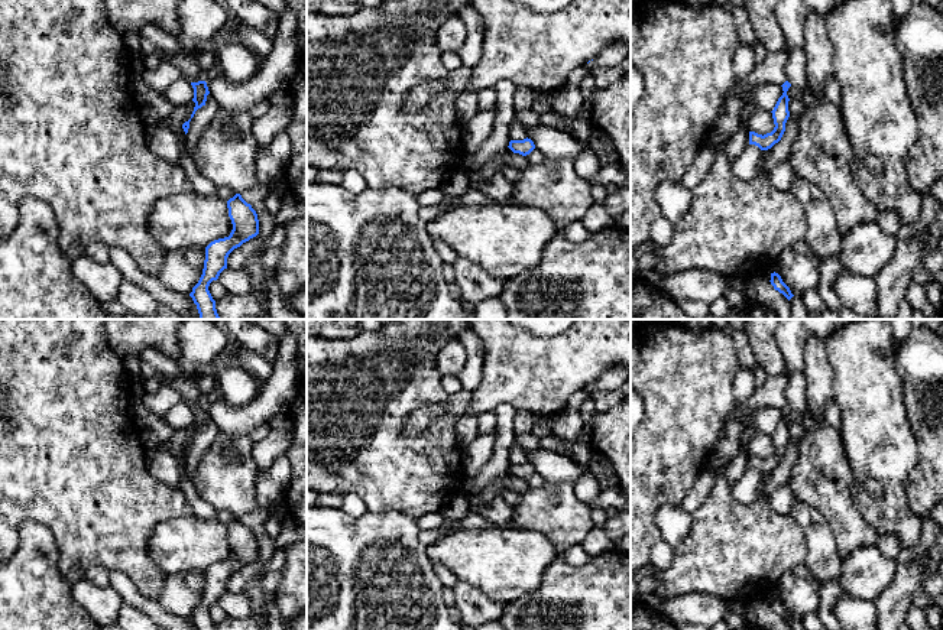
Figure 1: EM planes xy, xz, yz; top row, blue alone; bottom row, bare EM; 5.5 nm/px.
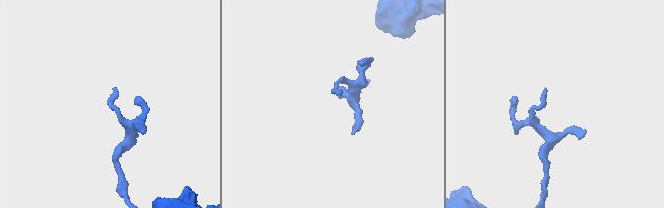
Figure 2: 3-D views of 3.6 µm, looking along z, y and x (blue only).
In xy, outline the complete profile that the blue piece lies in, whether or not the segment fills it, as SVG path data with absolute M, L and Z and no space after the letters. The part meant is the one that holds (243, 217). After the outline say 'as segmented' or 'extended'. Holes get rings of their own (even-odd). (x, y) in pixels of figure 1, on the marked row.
M240 194L227 201L227 208L233 230L229 237L214 240L205 247L202 275L189 293L197 305L200 319L220 319L208 286L227 269L229 254L259 234L257 214Z | as segmented

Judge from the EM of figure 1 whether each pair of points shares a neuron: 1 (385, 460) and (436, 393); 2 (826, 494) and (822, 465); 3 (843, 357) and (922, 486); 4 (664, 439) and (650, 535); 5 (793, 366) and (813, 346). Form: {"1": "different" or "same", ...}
{"1": "same", "2": "same", "3": "different", "4": "same", "5": "different"}

